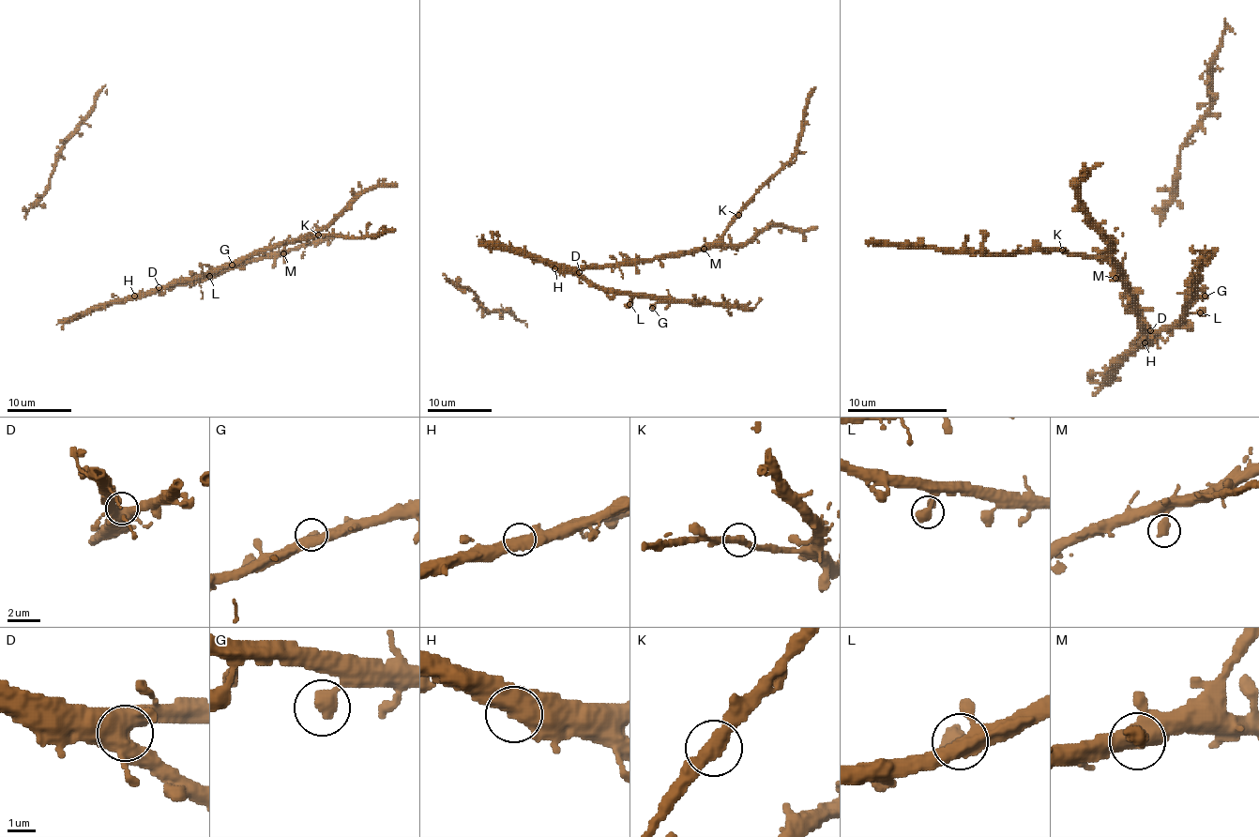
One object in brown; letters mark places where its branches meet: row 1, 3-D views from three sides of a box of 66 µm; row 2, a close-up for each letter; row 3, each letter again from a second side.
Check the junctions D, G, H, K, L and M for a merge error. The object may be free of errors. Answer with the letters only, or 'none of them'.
none of them

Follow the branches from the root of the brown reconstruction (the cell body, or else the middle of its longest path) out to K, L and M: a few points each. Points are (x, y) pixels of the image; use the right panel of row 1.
K: (1138, 348), (1143, 342), (1143, 318), (1130, 300), (1128, 283), (1100, 258), (1070, 255), (1063, 251)
L: (1138, 348), (1152, 333), (1160, 333), (1175, 326), (1190, 312), (1200, 312)
M: (1138, 348), (1143, 342), (1143, 318), (1132, 305), (1128, 283), (1115, 270), (1115, 266), (1115, 278)

